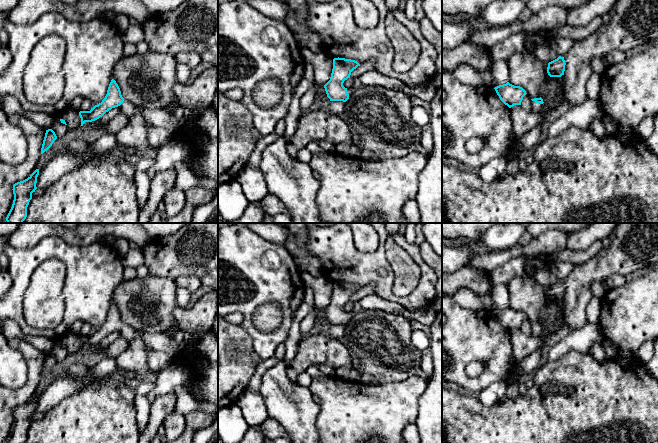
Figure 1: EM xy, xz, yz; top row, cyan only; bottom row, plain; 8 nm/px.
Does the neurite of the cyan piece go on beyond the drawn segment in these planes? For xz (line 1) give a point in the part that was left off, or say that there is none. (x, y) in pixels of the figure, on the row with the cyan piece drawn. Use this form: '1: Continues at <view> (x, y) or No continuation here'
1: Continues at xz (356, 84)

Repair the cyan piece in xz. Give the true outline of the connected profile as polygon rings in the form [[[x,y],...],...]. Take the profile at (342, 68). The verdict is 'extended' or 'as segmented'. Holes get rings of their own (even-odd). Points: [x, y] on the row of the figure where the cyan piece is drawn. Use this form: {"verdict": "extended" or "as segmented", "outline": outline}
{"verdict": "extended", "outline": [[[339,57],[333,59],[333,69],[330,80],[324,85],[330,101],[346,102],[349,99],[349,95],[362,86],[358,80],[348,89],[343,86],[344,81],[350,78],[351,72],[358,66],[360,66],[360,64],[355,60]]]}

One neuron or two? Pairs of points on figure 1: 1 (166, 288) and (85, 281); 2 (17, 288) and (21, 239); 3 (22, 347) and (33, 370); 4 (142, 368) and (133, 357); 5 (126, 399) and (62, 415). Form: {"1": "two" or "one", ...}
{"1": "two", "2": "two", "3": "one", "4": "one", "5": "one"}

